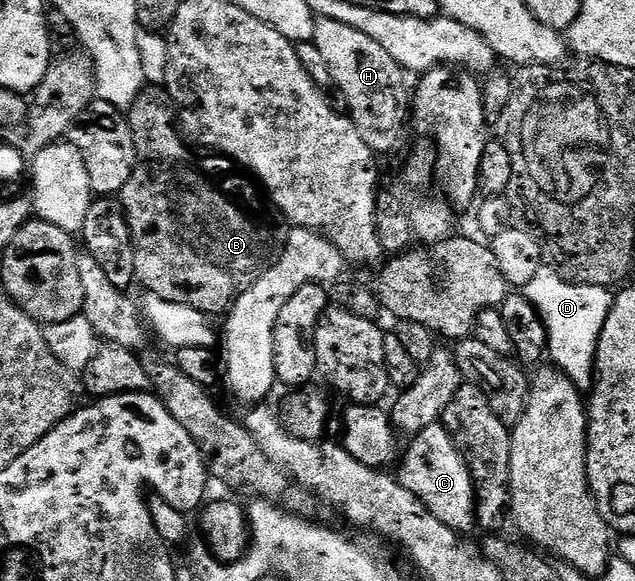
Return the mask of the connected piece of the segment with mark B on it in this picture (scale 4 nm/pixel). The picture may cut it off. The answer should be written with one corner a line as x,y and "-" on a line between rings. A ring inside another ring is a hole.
146,87
137,95
133,105
127,109
127,115
129,117
129,125
131,126
131,134
135,138
137,165
134,172
137,173
137,176
131,174
127,186
123,186
123,190
119,193
119,207
124,212
125,220
129,224
132,236
135,270
137,271
136,283
138,285
142,284
146,288
144,291
148,295
158,296
167,302
191,306
195,310
206,314
214,314
213,312
221,312
220,314
228,313
229,309
233,307
233,303
277,261
277,257
280,256
281,251
285,248
285,243
289,237
290,225
275,211
265,189
261,187
249,169
238,164
230,156
224,156
222,152
215,152
204,146
194,146
186,139
182,129
179,127
178,105
164,87

